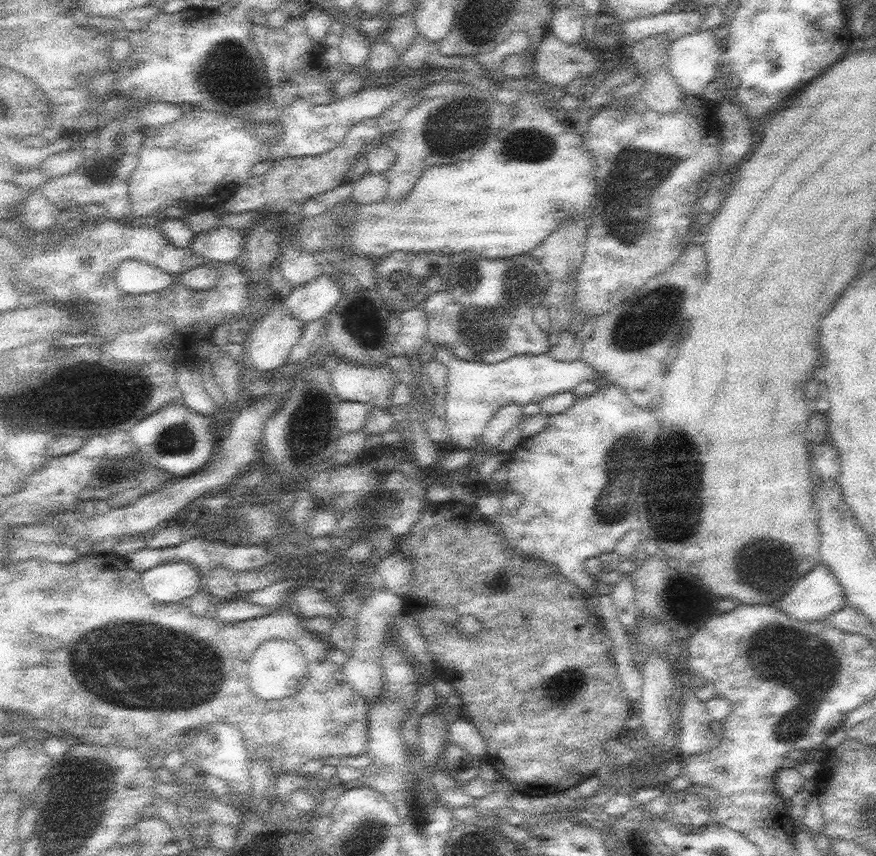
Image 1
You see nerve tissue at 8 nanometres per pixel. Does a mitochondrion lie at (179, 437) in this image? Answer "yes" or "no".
yes

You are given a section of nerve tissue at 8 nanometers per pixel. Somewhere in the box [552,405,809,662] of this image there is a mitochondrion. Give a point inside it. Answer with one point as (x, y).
(612, 498)

